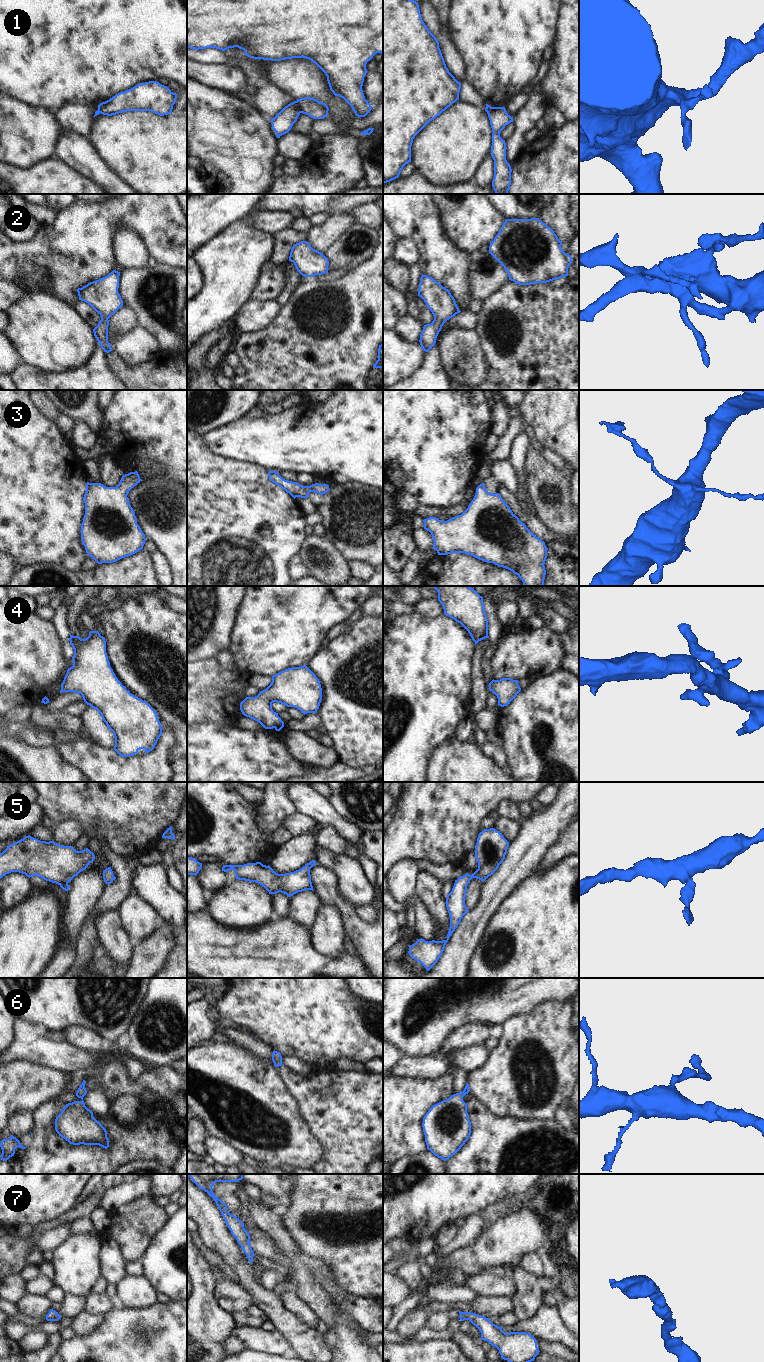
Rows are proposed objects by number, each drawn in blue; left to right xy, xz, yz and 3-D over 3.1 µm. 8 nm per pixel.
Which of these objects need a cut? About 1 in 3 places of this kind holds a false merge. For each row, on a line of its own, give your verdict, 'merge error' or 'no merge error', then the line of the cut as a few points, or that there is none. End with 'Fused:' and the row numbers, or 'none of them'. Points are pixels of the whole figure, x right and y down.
1: merge error; cut xz (294, 101), (300, 112)
2: no merge error; cut none
3: no merge error; cut none
4: no merge error; cut none
5: no merge error; cut none
6: no merge error; cut none
7: no merge error; cut none
Fused: 1

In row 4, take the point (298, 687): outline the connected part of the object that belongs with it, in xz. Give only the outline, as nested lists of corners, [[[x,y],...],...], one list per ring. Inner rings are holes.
[[[306,666],[293,667],[285,669],[272,676],[271,684],[255,697],[246,697],[240,703],[242,714],[259,722],[265,729],[275,729],[280,731],[284,727],[284,722],[278,716],[278,713],[272,709],[272,703],[277,702],[287,707],[295,707],[304,715],[307,713],[316,713],[322,700],[322,688],[319,679]]]

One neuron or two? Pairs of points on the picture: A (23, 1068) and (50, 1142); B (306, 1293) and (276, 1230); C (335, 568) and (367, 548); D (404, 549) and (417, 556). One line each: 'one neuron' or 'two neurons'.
A: two neurons
B: one neuron
C: two neurons
D: two neurons

